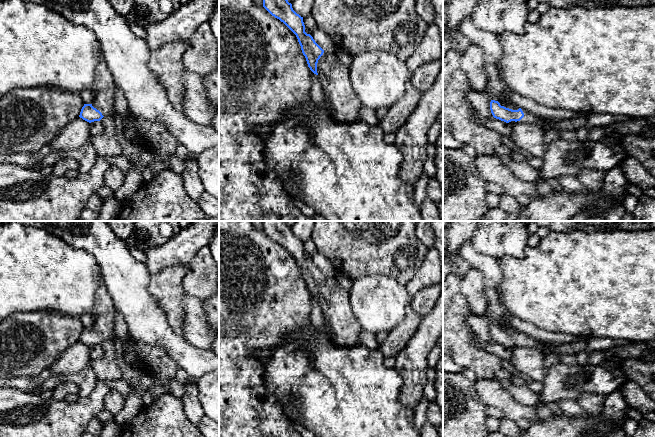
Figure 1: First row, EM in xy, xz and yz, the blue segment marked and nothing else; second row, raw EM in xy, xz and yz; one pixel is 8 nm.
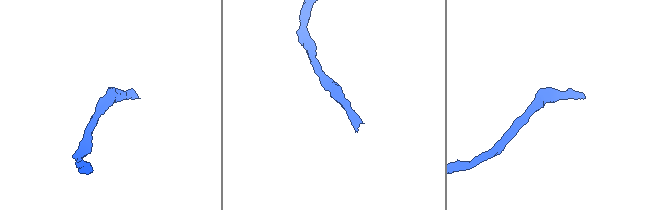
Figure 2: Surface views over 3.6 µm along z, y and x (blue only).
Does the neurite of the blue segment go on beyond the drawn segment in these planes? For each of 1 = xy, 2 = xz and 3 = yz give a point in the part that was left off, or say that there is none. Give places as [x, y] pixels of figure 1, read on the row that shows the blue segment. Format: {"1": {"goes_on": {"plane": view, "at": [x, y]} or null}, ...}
{"1": {"goes_on": {"plane": "xy", "at": [103, 90]}}, "2": {"goes_on": {"plane": "xz", "at": [334, 77]}}, "3": {"goes_on": {"plane": "yz", "at": [497, 90]}}}

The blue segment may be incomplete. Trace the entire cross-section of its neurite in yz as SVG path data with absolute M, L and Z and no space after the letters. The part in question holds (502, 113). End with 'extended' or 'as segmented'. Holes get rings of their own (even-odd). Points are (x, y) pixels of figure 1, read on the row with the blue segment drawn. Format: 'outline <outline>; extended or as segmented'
outline M466 18L460 25L460 32L472 44L483 49L485 58L485 71L488 84L485 92L491 99L490 110L494 118L506 123L528 123L539 125L545 118L521 109L512 104L508 97L512 90L501 79L501 69L497 63L502 55L502 45L499 36L494 33L480 30L474 25L471 18Z; extended

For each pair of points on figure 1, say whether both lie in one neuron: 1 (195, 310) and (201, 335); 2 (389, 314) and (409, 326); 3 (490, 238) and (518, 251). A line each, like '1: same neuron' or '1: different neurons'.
1: same neuron
2: different neurons
3: same neuron

